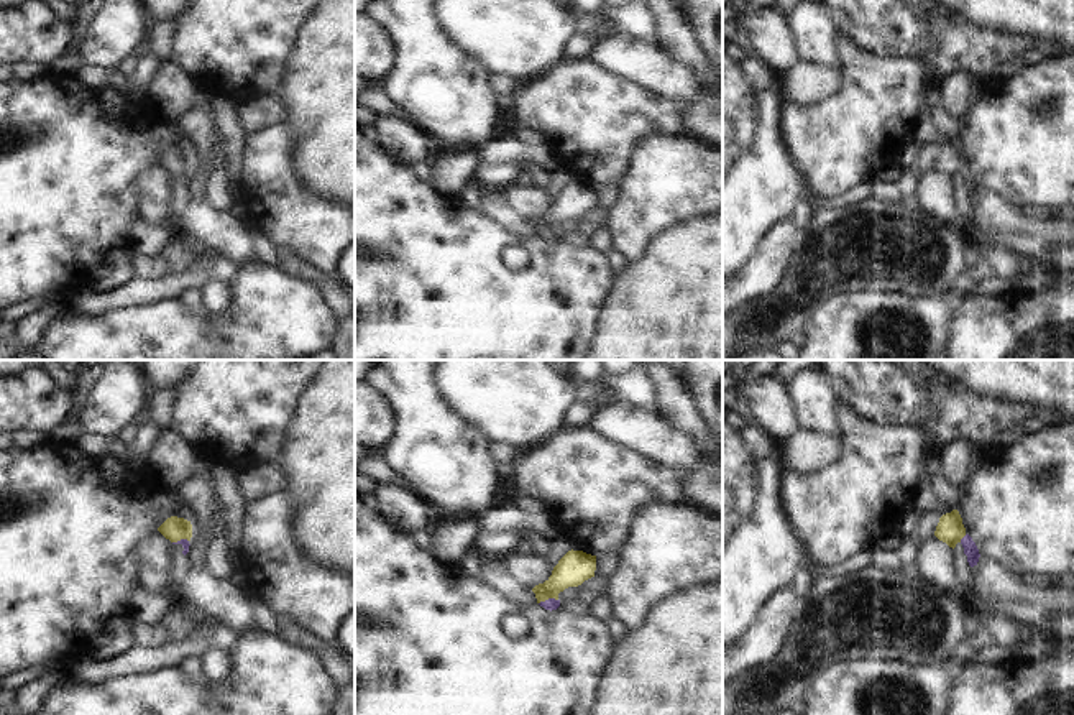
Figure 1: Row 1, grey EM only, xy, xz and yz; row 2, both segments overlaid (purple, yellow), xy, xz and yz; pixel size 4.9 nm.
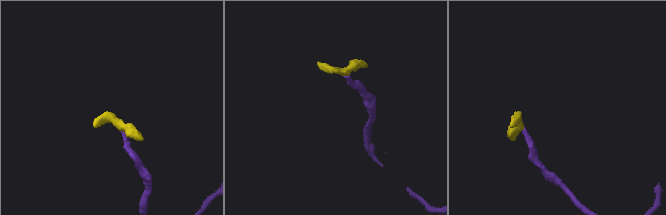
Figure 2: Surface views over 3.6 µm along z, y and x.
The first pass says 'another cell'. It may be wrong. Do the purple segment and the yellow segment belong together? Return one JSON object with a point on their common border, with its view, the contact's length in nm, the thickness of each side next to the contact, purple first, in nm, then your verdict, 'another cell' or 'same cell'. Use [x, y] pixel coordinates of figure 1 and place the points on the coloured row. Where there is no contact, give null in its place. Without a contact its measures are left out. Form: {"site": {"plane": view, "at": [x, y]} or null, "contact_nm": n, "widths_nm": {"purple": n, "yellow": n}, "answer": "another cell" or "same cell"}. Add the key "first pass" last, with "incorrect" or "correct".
{"site": {"plane": "xz", "at": [549, 599]}, "contact_nm": 100, "widths_nm": {"purple": 60, "yellow": 160}, "answer": "same cell", "first pass": "incorrect"}

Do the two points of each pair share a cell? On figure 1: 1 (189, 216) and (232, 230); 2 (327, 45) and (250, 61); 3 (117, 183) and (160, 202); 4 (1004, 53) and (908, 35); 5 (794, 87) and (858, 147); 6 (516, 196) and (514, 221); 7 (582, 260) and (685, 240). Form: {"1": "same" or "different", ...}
{"1": "same", "2": "different", "3": "different", "4": "same", "5": "different", "6": "different", "7": "different"}

